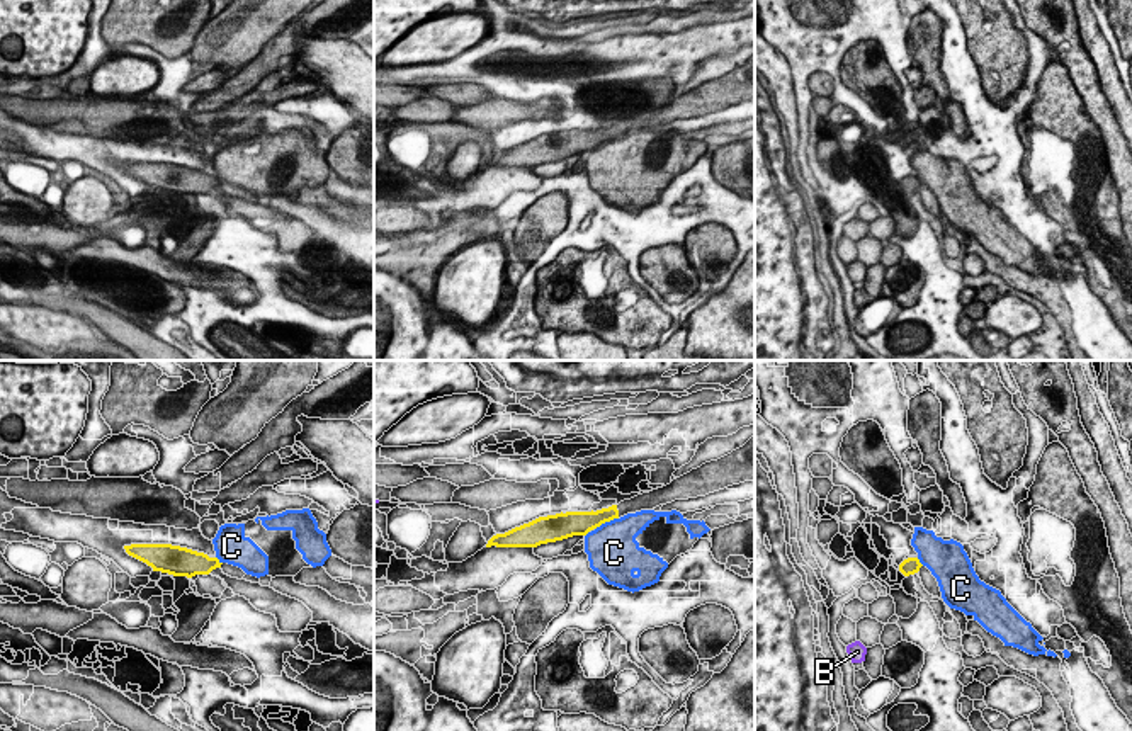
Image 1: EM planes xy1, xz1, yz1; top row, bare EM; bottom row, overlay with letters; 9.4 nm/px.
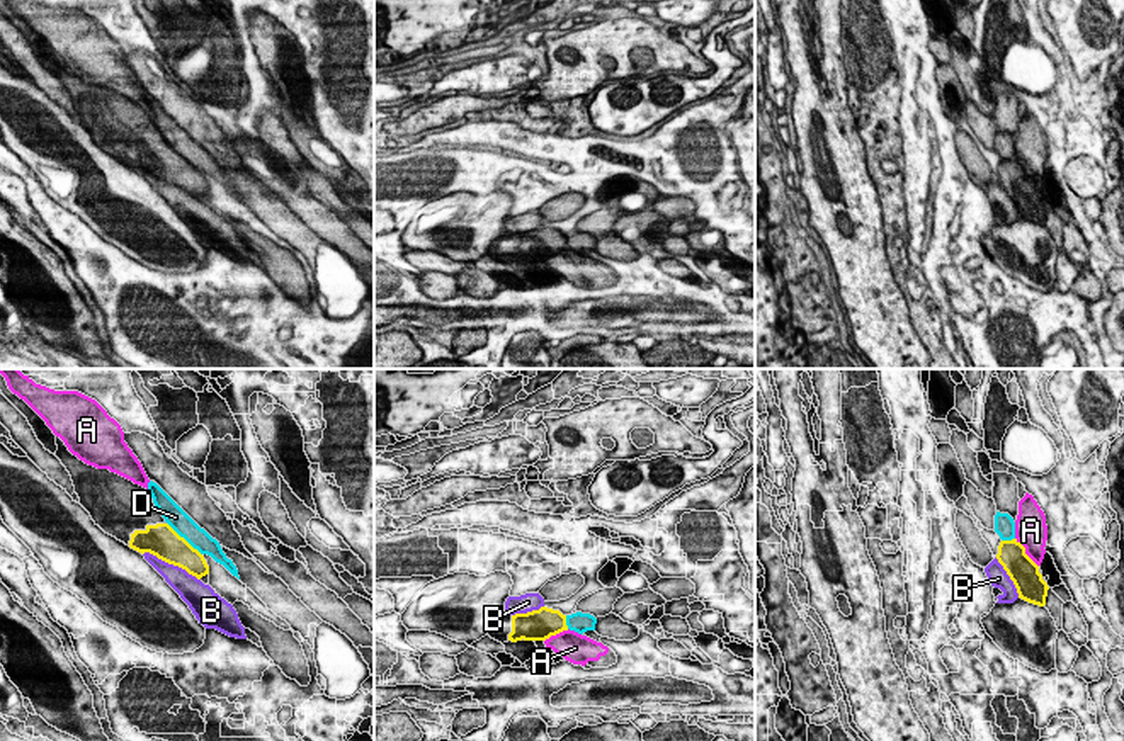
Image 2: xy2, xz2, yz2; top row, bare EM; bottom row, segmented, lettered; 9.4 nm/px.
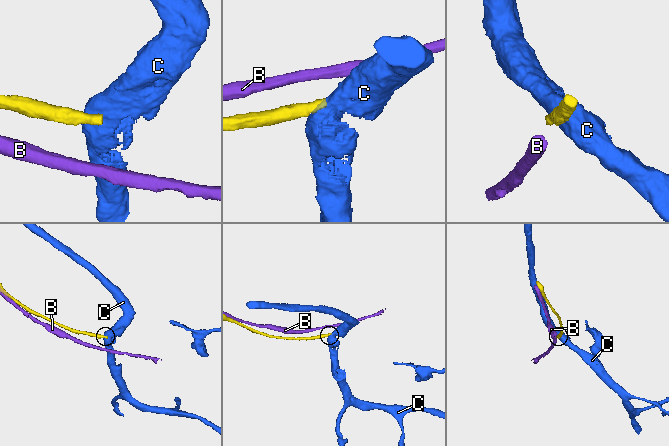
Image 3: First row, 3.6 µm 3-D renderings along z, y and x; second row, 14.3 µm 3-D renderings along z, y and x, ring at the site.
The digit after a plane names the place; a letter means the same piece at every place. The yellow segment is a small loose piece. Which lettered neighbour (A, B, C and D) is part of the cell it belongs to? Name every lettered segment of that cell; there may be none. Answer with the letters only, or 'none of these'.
none of these

